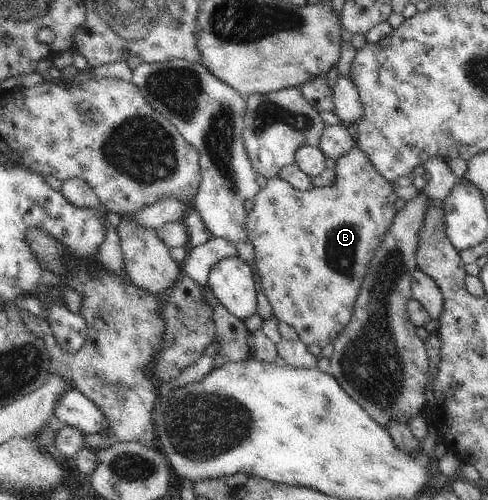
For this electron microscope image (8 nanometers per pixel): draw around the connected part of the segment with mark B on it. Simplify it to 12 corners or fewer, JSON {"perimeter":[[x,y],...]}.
{"perimeter":[[355,145],[331,186],[279,176],[247,234],[307,346],[348,325],[399,195]]}

